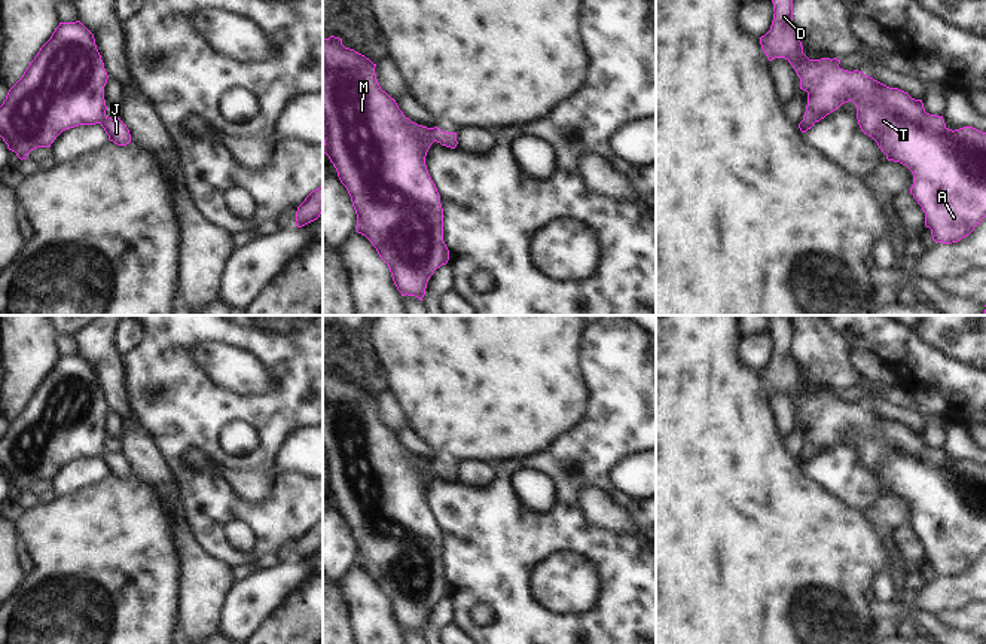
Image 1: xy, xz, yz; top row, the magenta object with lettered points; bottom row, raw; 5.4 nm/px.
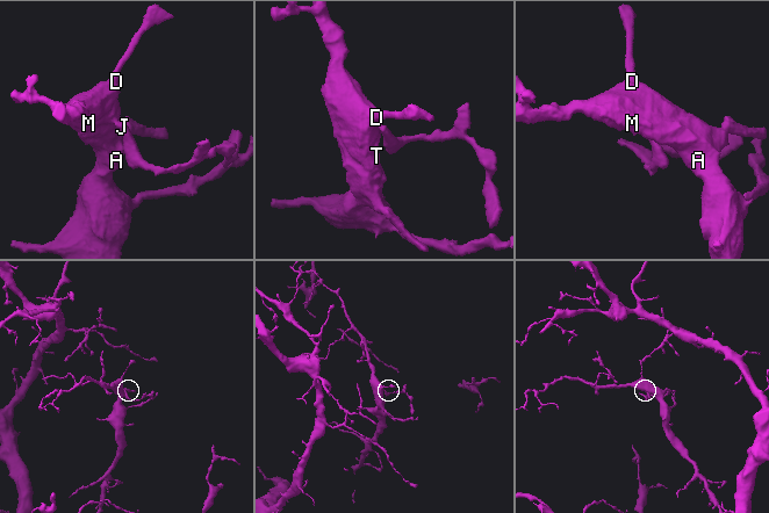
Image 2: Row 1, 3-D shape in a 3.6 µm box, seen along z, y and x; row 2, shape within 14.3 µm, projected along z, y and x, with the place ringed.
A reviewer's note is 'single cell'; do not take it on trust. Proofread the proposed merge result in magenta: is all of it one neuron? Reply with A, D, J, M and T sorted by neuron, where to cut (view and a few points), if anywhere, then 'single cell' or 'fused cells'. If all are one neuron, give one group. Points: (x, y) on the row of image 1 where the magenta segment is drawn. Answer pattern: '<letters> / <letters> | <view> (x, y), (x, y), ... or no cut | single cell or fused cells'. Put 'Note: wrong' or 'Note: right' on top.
Note: right
A D J M T | no cut | single cell

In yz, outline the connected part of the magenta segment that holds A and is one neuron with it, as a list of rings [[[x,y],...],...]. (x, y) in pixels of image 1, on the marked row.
[[[793,0],[772,3],[773,21],[770,30],[760,37],[760,45],[769,61],[785,58],[800,77],[800,89],[808,92],[800,131],[806,132],[815,122],[852,101],[861,131],[877,143],[888,161],[900,162],[912,171],[910,193],[925,213],[925,226],[931,229],[932,239],[952,244],[968,236],[986,217],[986,132],[973,126],[952,131],[943,116],[925,112],[922,100],[889,88],[863,71],[843,70],[837,58],[809,59],[793,22]]]

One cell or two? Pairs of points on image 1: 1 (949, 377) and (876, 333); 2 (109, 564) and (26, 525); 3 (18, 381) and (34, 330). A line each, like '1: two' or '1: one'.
1: one
2: one
3: one

